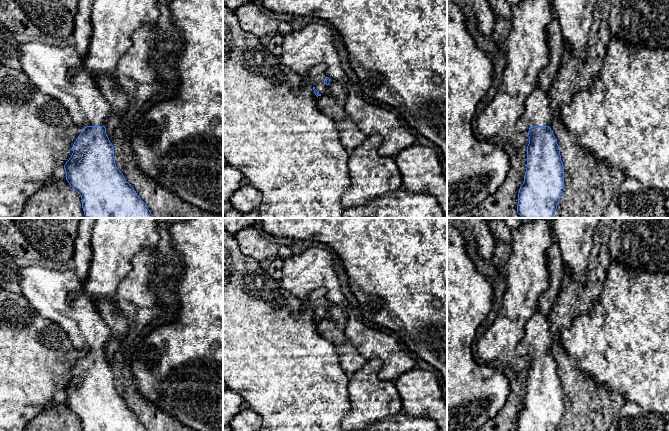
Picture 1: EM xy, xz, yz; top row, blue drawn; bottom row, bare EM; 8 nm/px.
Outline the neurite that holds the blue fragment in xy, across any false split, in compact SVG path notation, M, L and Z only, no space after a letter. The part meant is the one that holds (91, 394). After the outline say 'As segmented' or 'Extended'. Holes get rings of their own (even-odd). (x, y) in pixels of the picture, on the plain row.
M33 264L20 268L19 285L28 303L41 316L57 323L67 333L73 346L84 352L72 370L71 381L64 389L66 404L80 418L82 431L147 431L134 412L126 405L123 397L116 391L113 369L105 352L105 345L111 338L111 331L97 312L92 300L83 292L83 283L75 271L73 269L58 271Z. Extended

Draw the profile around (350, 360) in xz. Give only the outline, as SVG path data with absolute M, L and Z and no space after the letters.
M325 318L318 320L316 327L319 335L337 348L340 365L344 372L351 374L367 363L367 360L359 354L357 349L350 345L343 325Z

